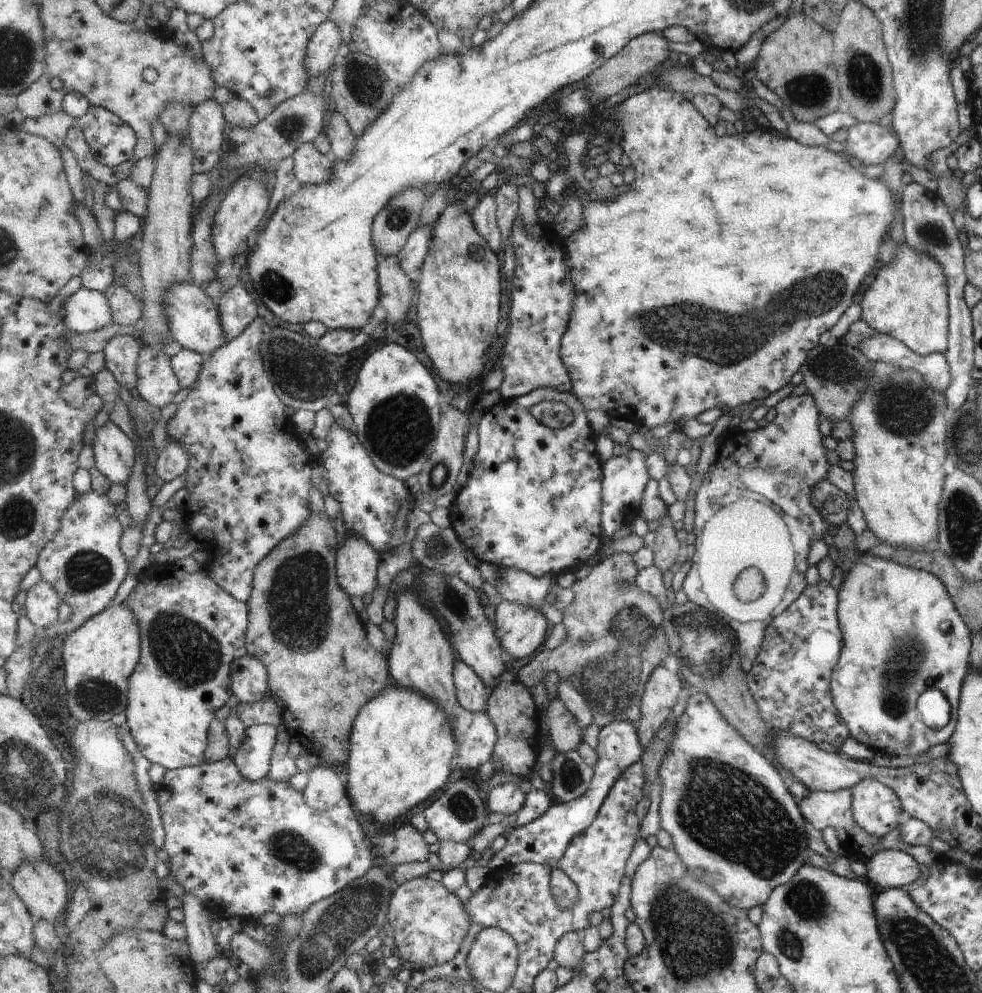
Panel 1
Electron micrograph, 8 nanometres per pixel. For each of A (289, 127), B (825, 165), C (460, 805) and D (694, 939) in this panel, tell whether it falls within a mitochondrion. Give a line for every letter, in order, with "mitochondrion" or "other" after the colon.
A: mitochondrion
B: other
C: mitochondrion
D: mitochondrion

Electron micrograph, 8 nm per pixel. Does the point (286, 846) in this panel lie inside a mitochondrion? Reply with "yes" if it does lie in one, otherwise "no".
yes

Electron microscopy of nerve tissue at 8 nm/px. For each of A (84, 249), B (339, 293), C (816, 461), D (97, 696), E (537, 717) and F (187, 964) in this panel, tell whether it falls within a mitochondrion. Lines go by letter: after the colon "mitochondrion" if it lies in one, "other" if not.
A: other
B: other
C: other
D: mitochondrion
E: other
F: other

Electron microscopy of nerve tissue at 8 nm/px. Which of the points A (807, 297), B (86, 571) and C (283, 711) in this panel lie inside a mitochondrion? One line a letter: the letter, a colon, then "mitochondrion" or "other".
A: mitochondrion
B: mitochondrion
C: other

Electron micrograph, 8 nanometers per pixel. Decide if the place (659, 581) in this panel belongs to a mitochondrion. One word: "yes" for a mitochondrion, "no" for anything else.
no

